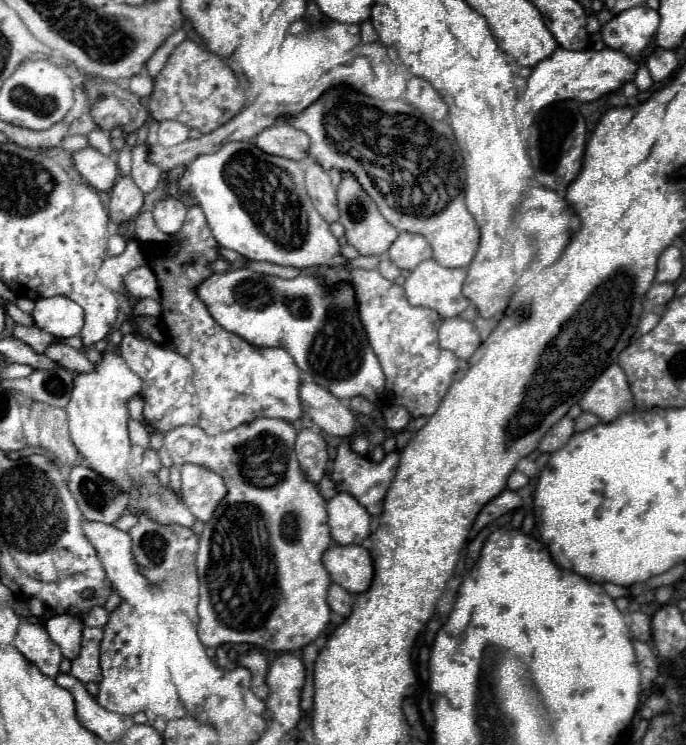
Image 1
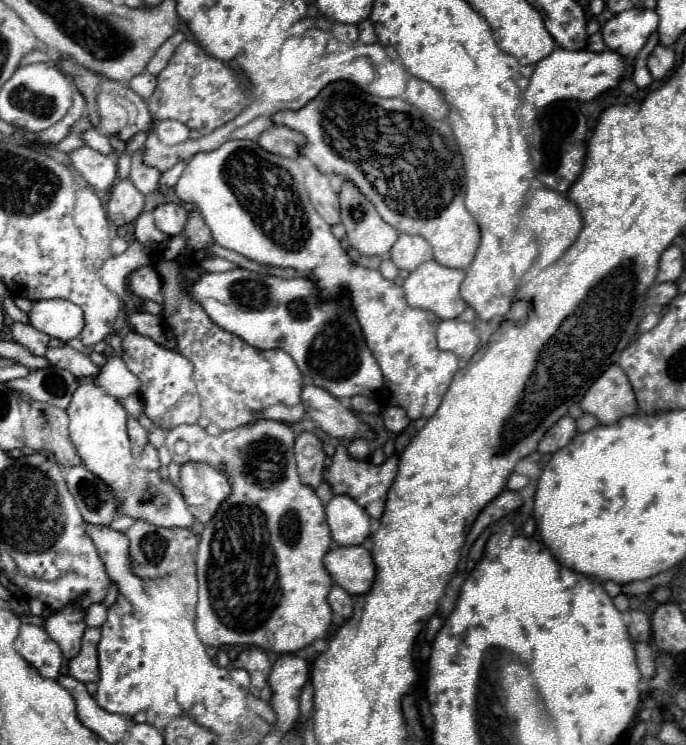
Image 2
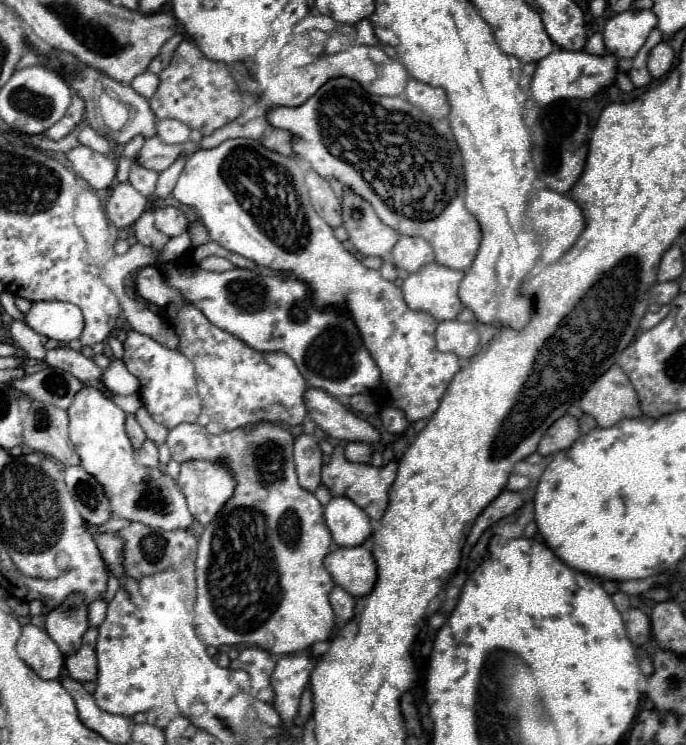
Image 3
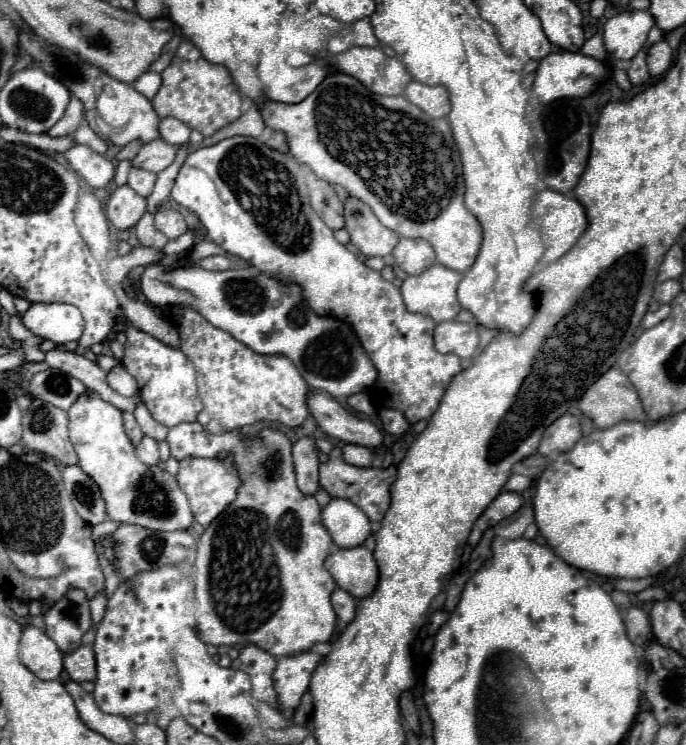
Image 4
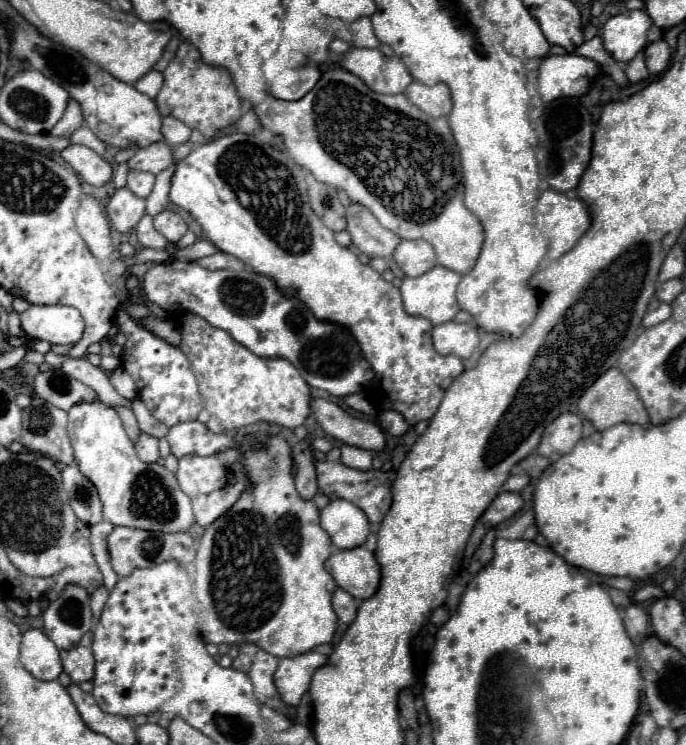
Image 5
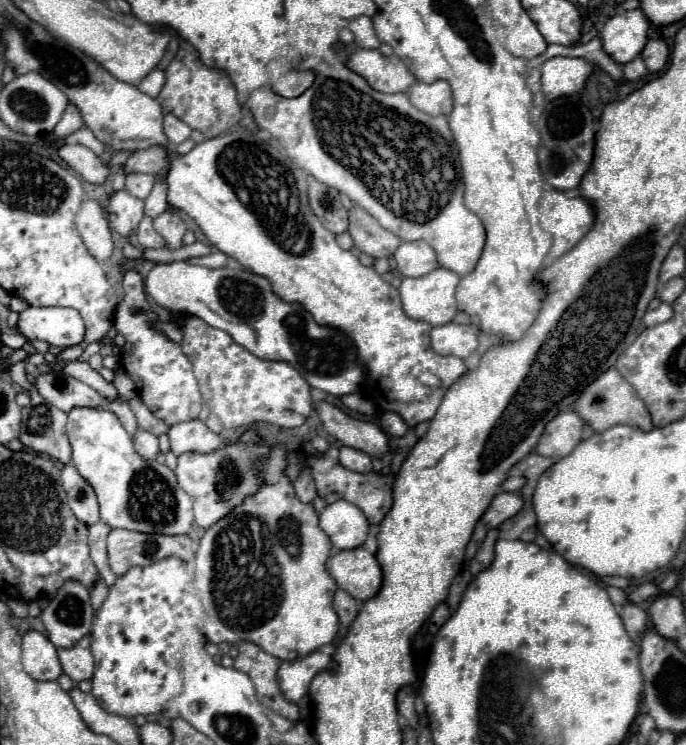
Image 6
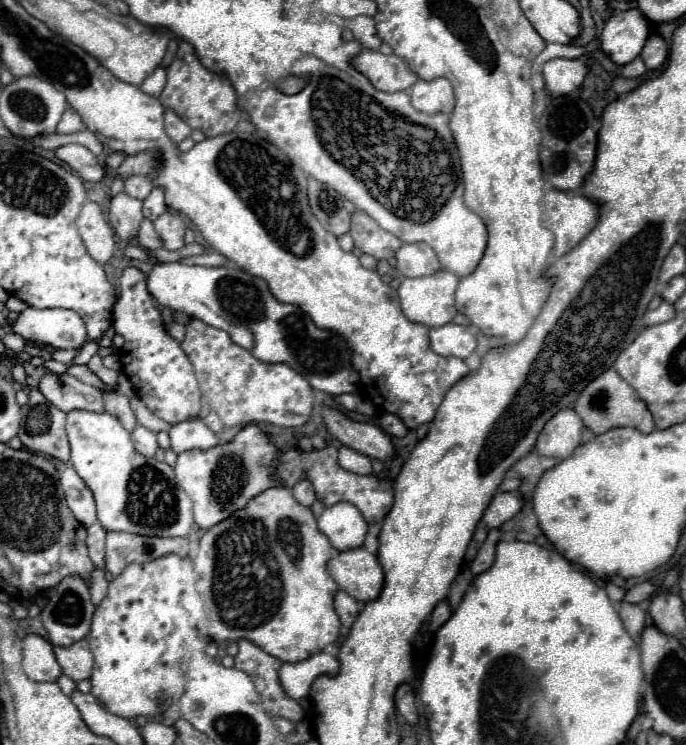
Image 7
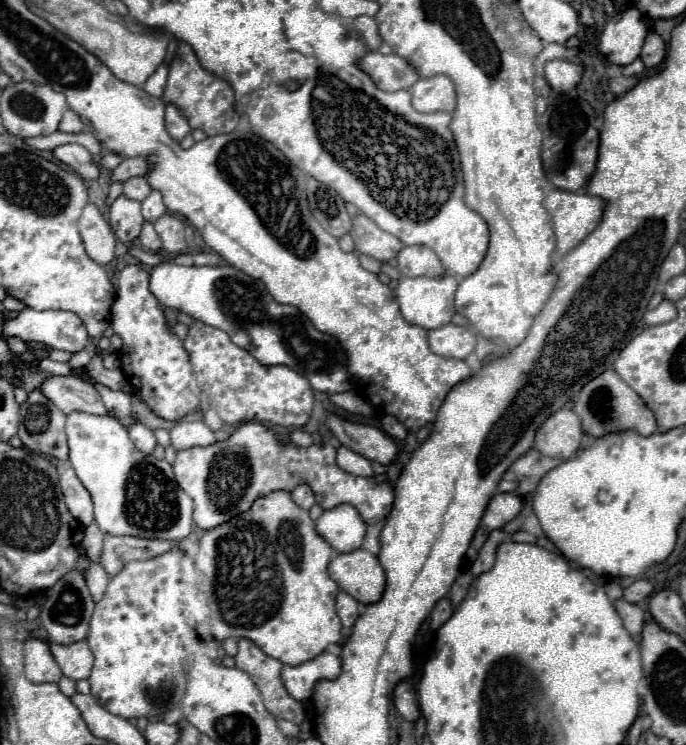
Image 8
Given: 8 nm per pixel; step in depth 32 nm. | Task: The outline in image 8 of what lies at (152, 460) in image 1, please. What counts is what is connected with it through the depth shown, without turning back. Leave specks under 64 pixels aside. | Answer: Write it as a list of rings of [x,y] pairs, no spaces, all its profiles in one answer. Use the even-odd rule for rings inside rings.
[[[136,422],[130,430],[130,440],[134,442],[134,446],[144,452],[144,454],[152,454],[154,452],[154,446],[156,446],[156,438],[154,438],[154,432],[148,430],[144,424]]]

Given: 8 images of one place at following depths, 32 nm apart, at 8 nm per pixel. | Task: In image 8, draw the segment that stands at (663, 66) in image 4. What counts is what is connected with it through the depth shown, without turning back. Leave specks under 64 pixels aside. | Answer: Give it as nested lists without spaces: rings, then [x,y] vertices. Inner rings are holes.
[[[650,32],[644,40],[644,46],[642,46],[642,52],[640,52],[640,58],[642,62],[652,68],[652,66],[658,66],[662,60],[664,60],[664,54],[666,54],[666,44],[664,40],[656,34],[656,32]]]

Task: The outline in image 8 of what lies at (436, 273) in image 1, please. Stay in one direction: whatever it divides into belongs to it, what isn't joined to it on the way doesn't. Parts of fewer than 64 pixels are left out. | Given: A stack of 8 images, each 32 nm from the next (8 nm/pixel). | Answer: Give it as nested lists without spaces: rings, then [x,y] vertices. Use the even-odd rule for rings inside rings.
[[[446,274],[444,278],[402,278],[396,288],[396,298],[400,304],[400,312],[408,324],[434,330],[446,326],[454,316],[454,294],[456,294],[456,278]]]

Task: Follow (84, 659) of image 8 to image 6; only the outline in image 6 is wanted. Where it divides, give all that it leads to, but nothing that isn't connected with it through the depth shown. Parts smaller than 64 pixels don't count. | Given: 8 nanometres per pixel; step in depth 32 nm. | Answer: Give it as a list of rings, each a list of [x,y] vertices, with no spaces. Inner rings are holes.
[[[84,636],[78,644],[70,648],[60,648],[58,650],[58,660],[62,664],[64,674],[68,674],[76,684],[82,680],[88,680],[94,670],[94,658],[90,652],[90,638]]]

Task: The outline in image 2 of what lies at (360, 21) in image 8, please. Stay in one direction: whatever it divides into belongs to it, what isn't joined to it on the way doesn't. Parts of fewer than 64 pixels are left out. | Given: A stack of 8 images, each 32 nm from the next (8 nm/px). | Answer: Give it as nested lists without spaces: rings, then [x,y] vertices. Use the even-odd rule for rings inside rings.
[[[362,20],[362,22],[358,24],[358,30],[360,30],[360,34],[358,34],[358,40],[356,40],[356,42],[360,42],[360,44],[374,44],[374,42],[378,42],[370,20]]]

